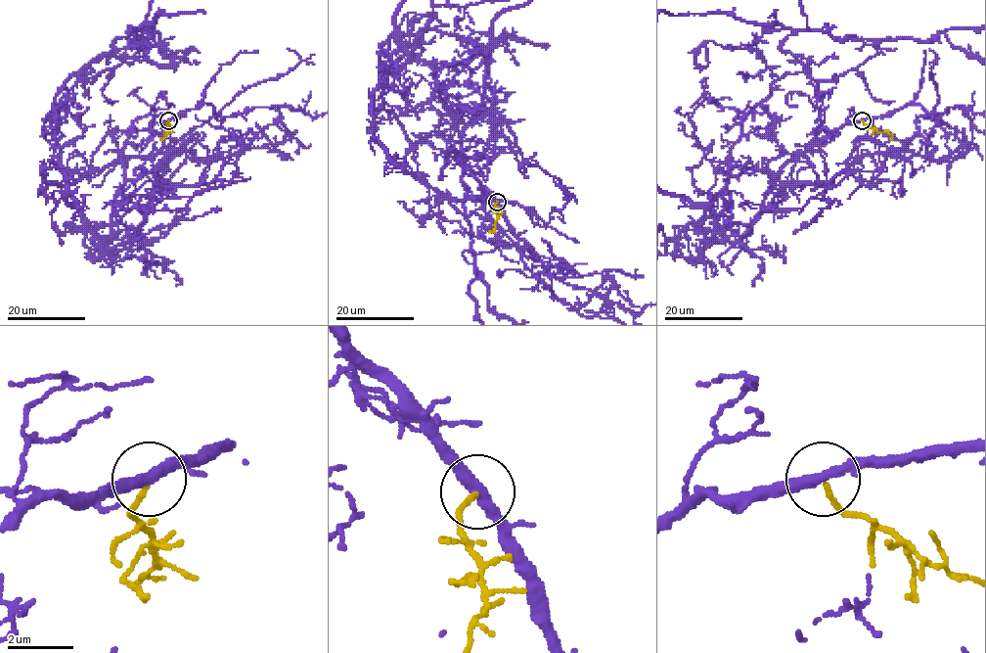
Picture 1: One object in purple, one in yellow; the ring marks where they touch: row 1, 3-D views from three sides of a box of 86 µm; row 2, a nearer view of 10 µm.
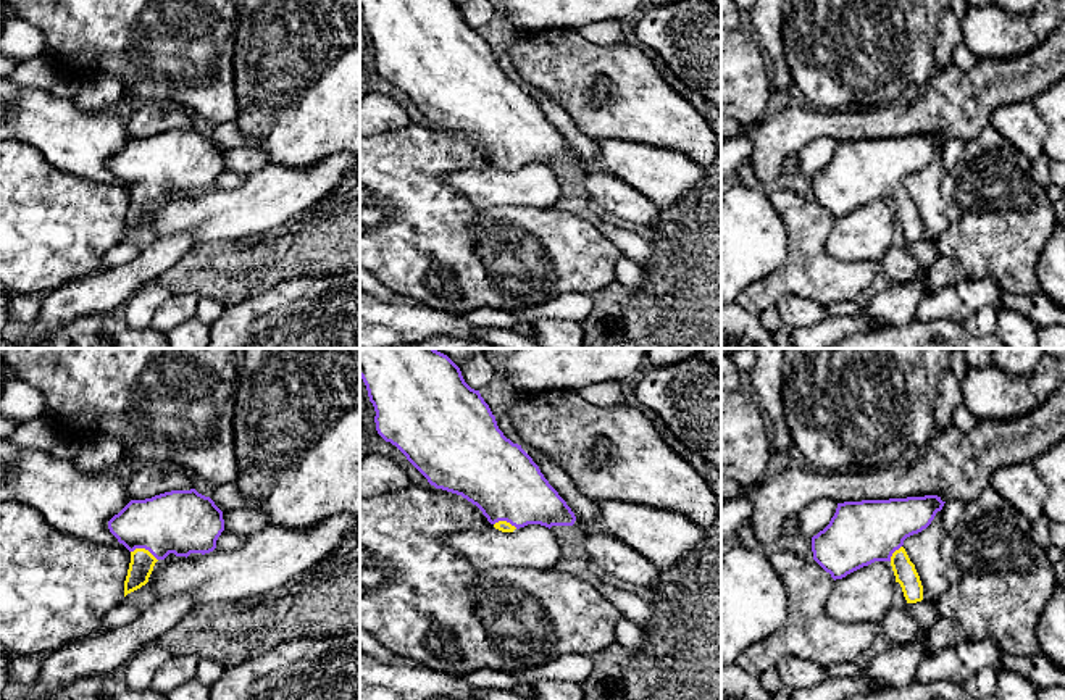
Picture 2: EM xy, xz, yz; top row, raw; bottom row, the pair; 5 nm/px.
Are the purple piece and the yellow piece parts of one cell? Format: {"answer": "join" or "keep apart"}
{"answer": "join"}

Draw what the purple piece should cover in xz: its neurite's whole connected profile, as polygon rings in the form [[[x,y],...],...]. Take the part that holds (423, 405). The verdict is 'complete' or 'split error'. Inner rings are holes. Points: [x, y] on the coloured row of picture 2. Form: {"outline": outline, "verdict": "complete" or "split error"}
{"outline": [[[360,348],[360,377],[376,411],[378,434],[395,445],[431,485],[462,495],[502,532],[513,532],[528,524],[549,529],[574,524],[576,516],[566,502],[521,445],[503,435],[479,390],[465,382],[460,368],[447,355],[436,348]]], "verdict": "split error"}

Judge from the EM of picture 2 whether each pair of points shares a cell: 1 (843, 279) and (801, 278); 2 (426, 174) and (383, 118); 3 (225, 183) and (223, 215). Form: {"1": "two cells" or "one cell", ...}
{"1": "one cell", "2": "two cells", "3": "two cells"}

